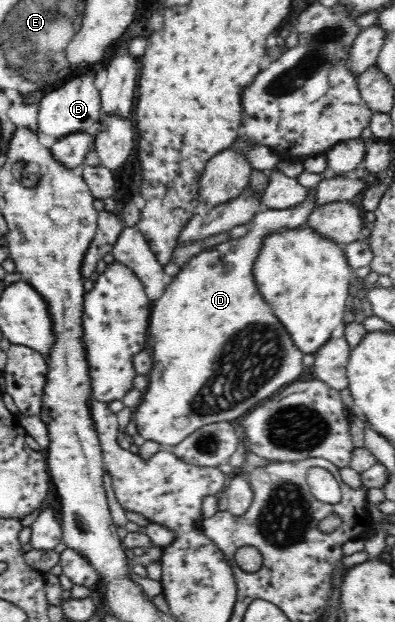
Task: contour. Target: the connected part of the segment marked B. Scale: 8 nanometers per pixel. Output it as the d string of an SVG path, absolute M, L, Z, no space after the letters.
M91 68L76 71L75 78L67 80L60 88L49 92L40 100L37 130L51 136L62 137L77 131L93 130L101 112L101 92L95 86L96 72Z

